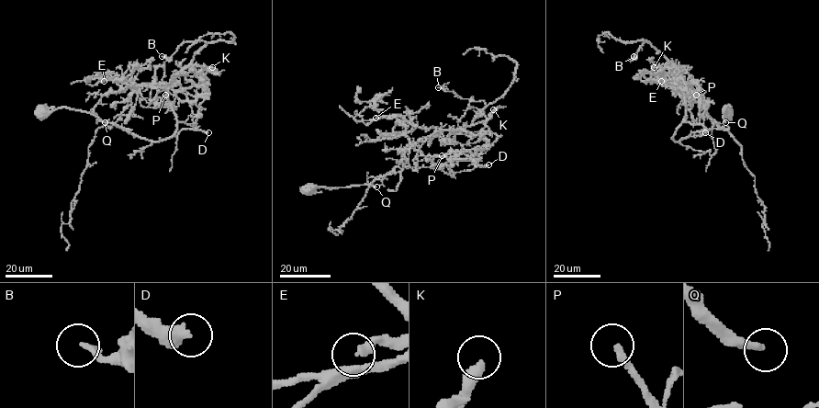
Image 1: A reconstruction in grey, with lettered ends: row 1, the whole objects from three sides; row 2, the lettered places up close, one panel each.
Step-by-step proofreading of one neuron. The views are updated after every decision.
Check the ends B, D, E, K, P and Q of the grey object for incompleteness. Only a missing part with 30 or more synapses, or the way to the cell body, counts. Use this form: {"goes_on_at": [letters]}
{"goes_on_at": ["E", "K"]}

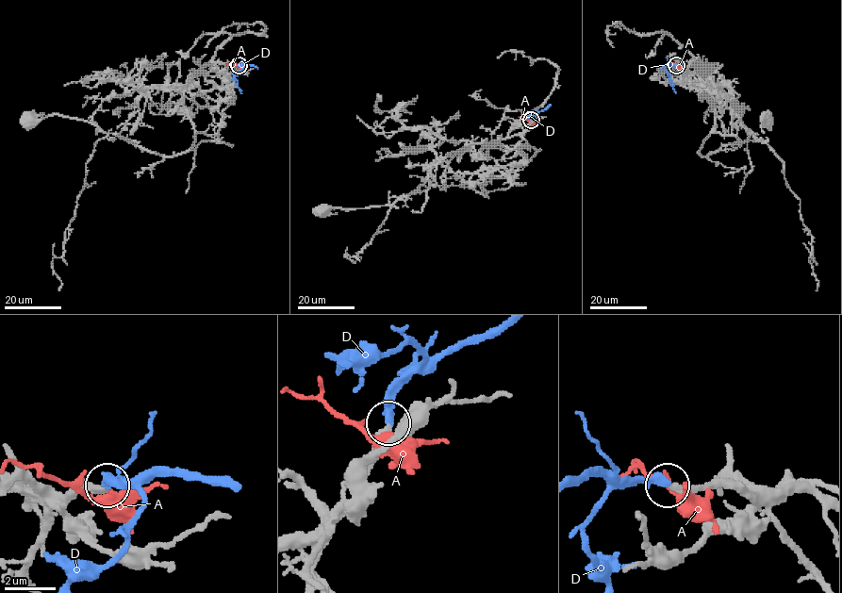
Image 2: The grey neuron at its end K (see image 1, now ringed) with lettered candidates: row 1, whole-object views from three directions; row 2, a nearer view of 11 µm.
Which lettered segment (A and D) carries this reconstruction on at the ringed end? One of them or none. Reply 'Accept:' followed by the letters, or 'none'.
Accept: D

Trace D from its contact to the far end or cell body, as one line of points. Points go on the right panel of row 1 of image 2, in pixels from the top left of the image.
D: (676, 65), (667, 71), (676, 93)

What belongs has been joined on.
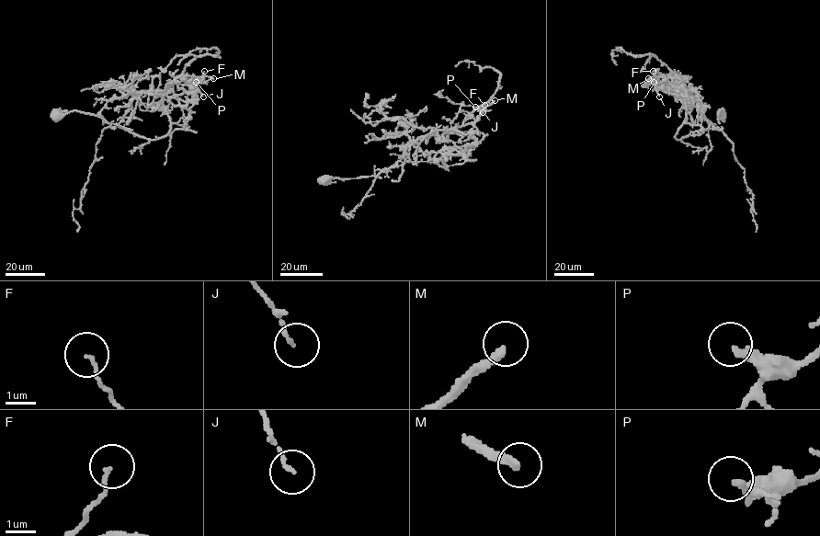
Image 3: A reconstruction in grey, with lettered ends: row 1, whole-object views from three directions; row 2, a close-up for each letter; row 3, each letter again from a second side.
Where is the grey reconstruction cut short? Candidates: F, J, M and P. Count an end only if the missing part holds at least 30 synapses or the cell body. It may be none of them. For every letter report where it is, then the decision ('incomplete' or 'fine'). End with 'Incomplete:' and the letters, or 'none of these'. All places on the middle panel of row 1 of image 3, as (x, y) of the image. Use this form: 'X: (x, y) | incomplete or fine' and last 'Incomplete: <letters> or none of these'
F: (484, 105) | fine
J: (483, 112) | fine
M: (495, 100) | incomplete
P: (475, 107) | fine
Incomplete: M

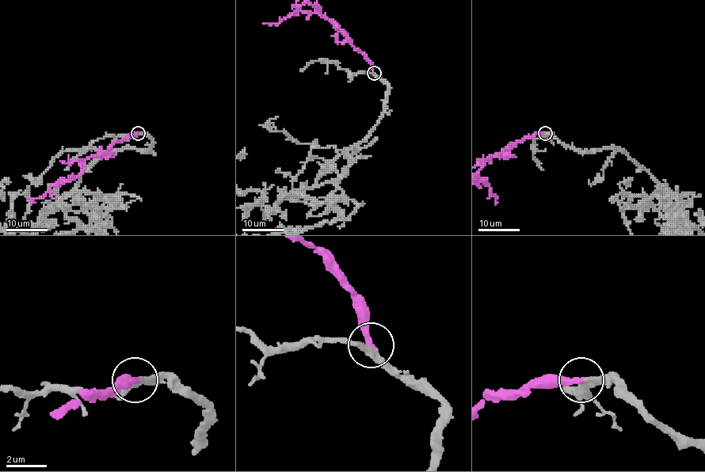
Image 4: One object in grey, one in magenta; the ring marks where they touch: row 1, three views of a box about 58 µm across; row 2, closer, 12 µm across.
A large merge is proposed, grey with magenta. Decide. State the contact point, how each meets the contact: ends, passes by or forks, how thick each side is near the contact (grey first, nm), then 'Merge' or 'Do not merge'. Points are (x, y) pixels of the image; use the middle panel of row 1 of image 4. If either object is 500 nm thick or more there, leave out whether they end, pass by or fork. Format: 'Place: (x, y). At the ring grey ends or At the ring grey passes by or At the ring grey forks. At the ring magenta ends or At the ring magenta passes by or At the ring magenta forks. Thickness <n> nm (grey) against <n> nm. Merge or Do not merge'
Place: (374, 73). At the ring grey passes by. At the ring magenta ends. Thickness 320 nm (grey) against 320 nm. Merge

